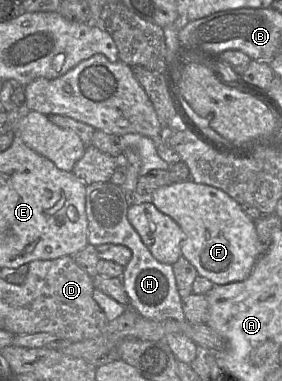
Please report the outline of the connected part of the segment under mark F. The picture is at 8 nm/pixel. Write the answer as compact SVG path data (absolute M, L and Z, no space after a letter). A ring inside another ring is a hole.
M188 179L159 187L152 193L152 202L161 212L173 218L185 232L181 247L182 256L194 265L199 275L215 285L244 281L250 276L263 252L255 229L255 221L241 209L241 204L234 198L217 187Z

